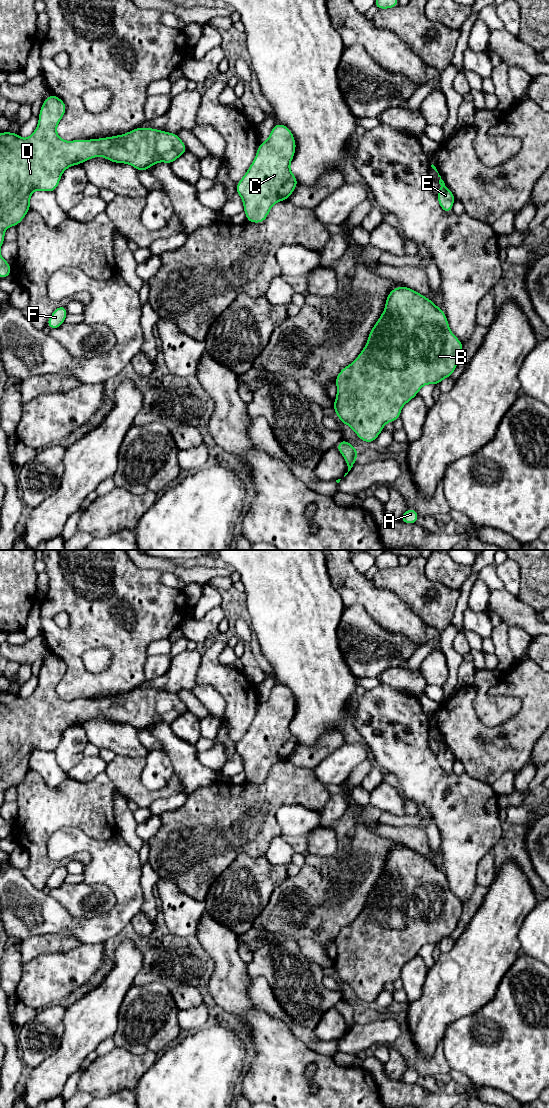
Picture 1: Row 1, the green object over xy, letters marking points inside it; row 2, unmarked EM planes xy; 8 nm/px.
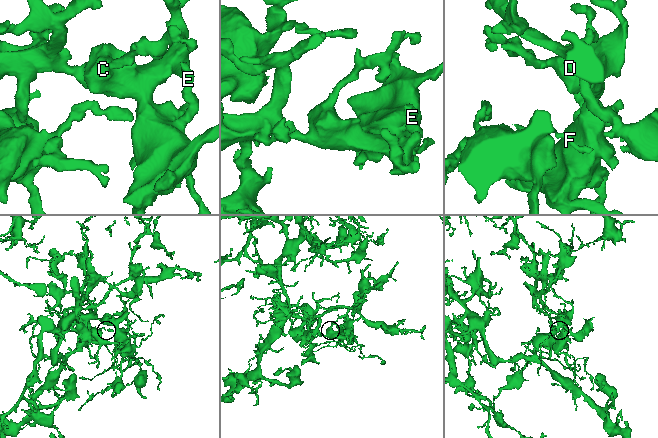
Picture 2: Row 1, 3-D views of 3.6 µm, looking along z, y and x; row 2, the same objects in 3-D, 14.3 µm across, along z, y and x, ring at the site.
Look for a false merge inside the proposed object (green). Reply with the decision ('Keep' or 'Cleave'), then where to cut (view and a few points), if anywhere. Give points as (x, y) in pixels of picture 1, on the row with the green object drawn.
Keep. No split

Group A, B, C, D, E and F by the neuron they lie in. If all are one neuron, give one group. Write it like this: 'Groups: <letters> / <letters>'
Groups: A B C D E F

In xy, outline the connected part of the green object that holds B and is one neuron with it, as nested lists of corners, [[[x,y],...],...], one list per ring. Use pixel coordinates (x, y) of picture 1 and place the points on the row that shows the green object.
[[[396,287],[388,294],[384,312],[369,333],[364,349],[335,378],[335,414],[343,424],[351,427],[362,441],[375,442],[384,425],[400,418],[402,407],[418,395],[424,385],[439,385],[444,378],[451,377],[462,351],[463,343],[451,332],[442,308],[409,287]]]

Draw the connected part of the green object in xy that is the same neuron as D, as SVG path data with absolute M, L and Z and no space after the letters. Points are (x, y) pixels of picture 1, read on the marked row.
M51 94L44 100L41 106L38 125L31 136L23 139L18 133L8 131L0 133L0 248L5 241L5 230L11 226L17 226L23 221L26 213L31 209L31 194L37 190L54 192L59 185L65 169L73 165L80 165L94 157L101 156L113 163L132 165L138 172L148 171L150 166L161 161L170 165L187 151L186 145L177 134L142 127L135 128L128 133L117 136L90 140L78 139L65 141L59 137L56 128L66 110L67 106L65 103L58 96Z

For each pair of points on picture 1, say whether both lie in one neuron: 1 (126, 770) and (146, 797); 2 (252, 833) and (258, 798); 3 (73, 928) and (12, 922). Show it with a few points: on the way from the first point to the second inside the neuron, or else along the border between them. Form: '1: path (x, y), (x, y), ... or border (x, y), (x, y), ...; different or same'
1: path (126, 777), (139, 790); same
2: path (252, 824), (252, 807); same
3: path (58, 923), (27, 922); same

